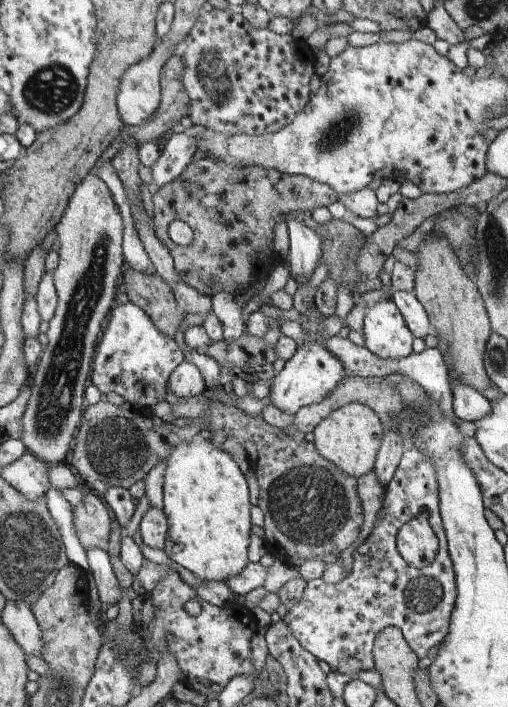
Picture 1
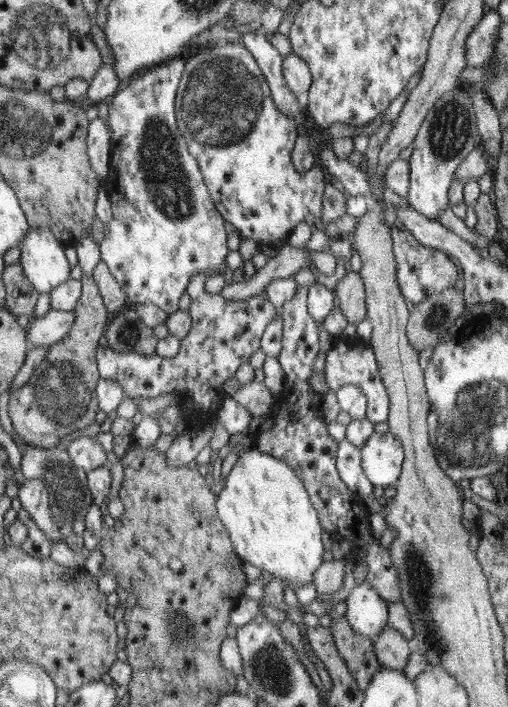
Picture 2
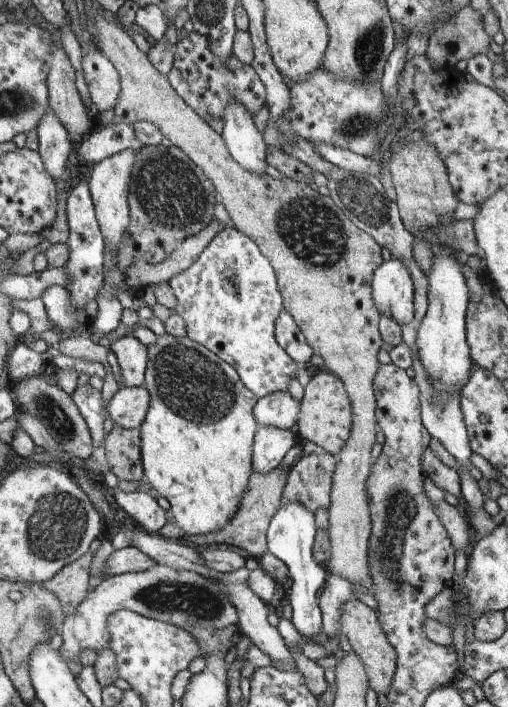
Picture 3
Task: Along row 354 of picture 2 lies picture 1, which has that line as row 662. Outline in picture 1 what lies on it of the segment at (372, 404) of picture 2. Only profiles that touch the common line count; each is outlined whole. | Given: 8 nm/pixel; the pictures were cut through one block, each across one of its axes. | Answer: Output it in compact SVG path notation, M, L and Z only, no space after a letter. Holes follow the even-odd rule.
M407 447L402 453L398 468L387 484L382 499L382 508L377 514L377 521L372 532L354 549L352 572L336 583L336 586L326 586L323 577L310 579L306 585L304 596L291 608L284 622L298 637L300 644L314 656L319 656L331 666L332 671L347 675L357 675L364 671L374 671L374 662L368 654L372 654L374 634L386 627L398 627L418 653L424 658L432 646L443 642L448 632L450 613L454 608L457 595L455 572L451 559L450 545L447 543L446 529L443 527L442 513L439 511L439 481L435 464L421 450ZM426 516L439 538L439 552L435 559L426 566L416 569L405 565L400 554L397 534L407 527L413 518Z

